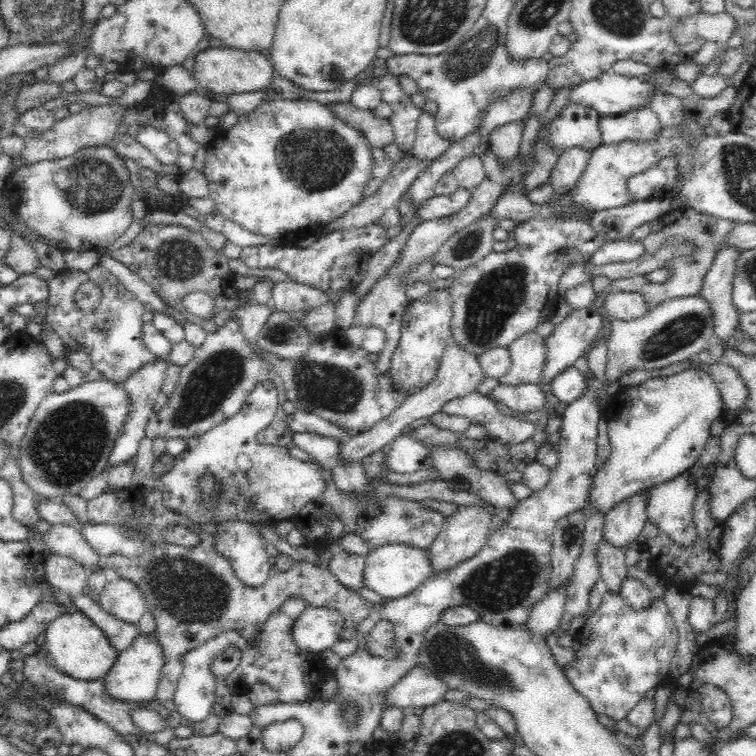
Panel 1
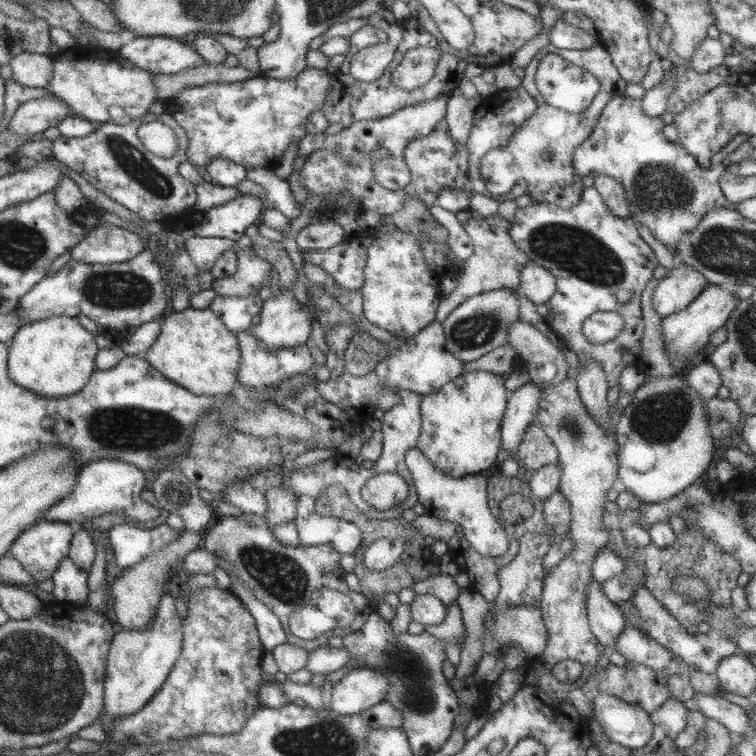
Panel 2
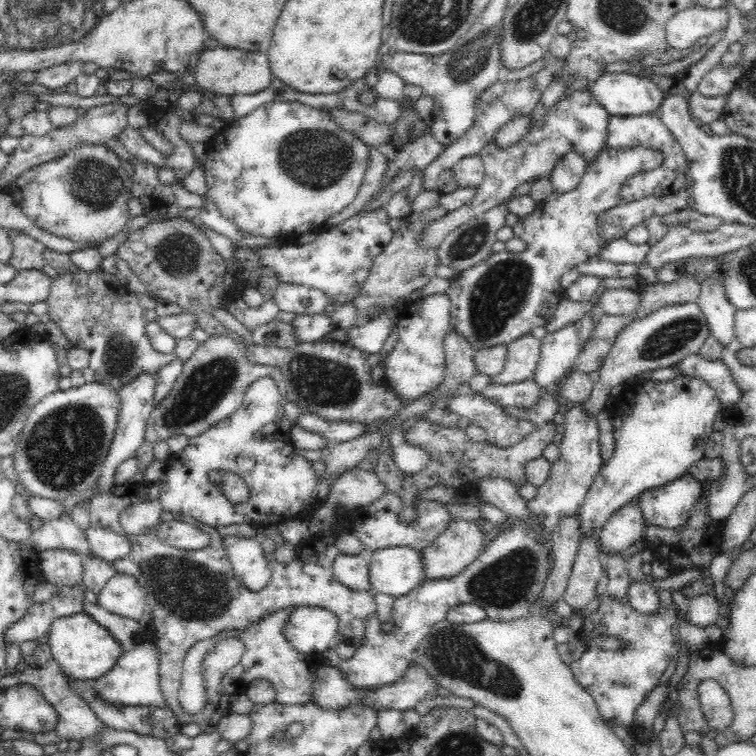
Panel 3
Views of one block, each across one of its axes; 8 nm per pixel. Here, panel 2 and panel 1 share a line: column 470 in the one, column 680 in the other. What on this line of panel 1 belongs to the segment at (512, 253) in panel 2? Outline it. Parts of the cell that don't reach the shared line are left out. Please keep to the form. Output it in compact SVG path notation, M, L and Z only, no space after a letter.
M687 207L669 211L666 215L655 219L650 224L652 224L652 232L641 241L644 246L644 252L654 254L660 248L664 248L670 240L688 242L693 246L692 254L674 256L674 258L668 258L664 262L662 268L666 268L668 273L668 278L664 282L645 283L640 288L639 293L644 296L644 301L648 303L650 309L659 306L670 298L699 294L704 277L714 262L716 253L723 247L724 240L732 234L732 230L738 225L733 221L720 219L705 213L698 213L696 210L688 209Z

